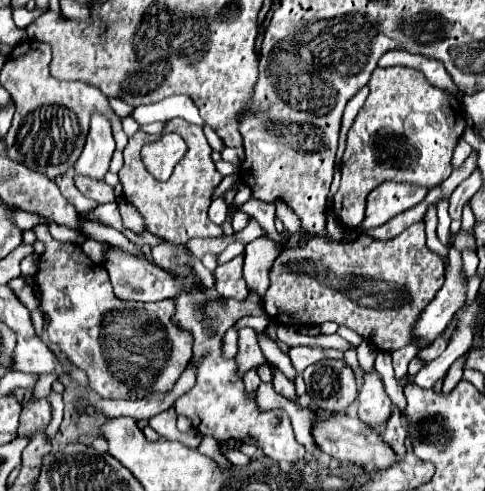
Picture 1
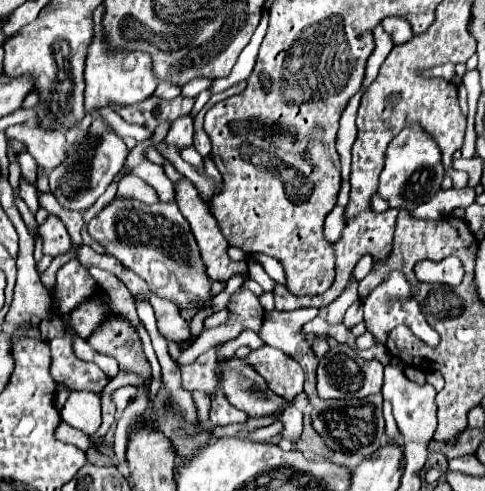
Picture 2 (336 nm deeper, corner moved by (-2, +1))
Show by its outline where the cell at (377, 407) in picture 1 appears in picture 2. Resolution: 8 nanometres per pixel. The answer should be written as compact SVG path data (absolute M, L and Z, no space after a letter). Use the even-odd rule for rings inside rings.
M390 273L390 277L366 297L366 301L364 301L364 323L366 323L366 329L374 335L374 339L382 345L386 343L390 329L394 329L400 323L406 323L410 329L414 329L414 333L420 339L424 339L428 345L438 343L438 333L426 323L424 315L420 313L420 307L410 293L410 283L406 281L404 273Z

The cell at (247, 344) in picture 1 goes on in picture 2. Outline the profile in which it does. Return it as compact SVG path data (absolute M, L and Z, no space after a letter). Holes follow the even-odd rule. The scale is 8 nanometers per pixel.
M262 345L246 357L246 363L250 363L268 381L270 389L276 395L292 401L296 393L302 391L304 373L300 365L296 361L290 361L290 357L278 349Z

